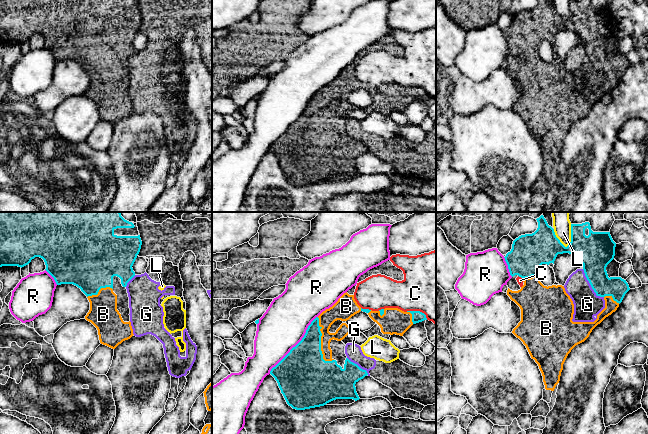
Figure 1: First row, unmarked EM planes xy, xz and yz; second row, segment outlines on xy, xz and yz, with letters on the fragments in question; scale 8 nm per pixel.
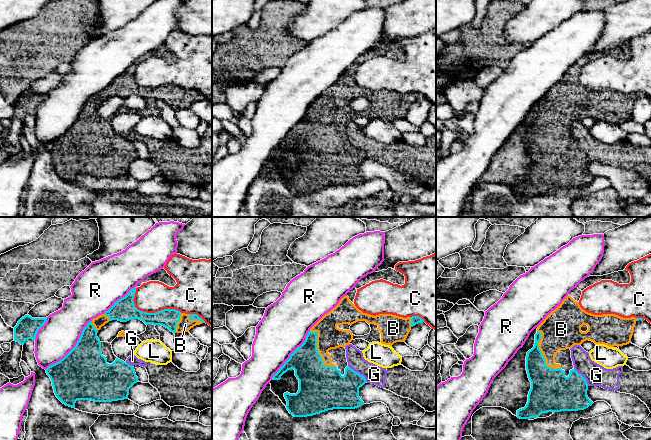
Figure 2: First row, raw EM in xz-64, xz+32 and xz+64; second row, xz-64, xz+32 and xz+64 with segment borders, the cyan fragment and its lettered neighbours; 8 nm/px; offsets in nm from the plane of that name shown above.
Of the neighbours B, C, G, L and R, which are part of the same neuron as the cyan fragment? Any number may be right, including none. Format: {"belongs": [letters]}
{"belongs": ["B"]}

